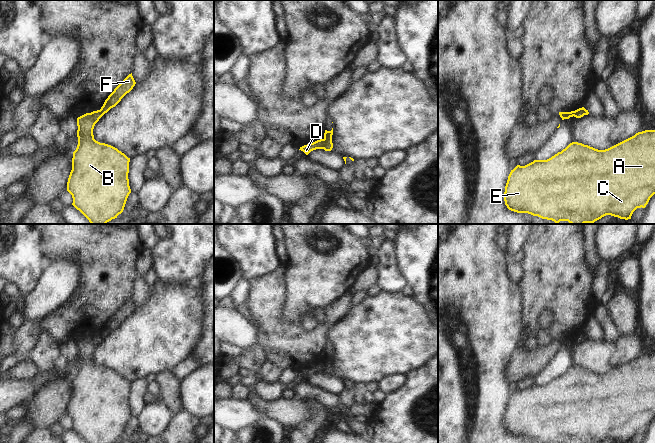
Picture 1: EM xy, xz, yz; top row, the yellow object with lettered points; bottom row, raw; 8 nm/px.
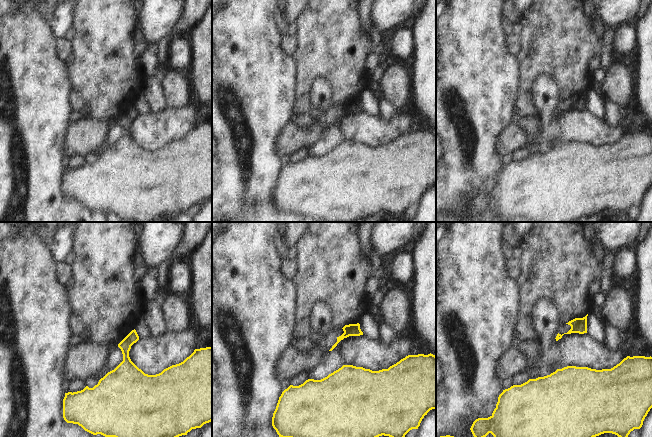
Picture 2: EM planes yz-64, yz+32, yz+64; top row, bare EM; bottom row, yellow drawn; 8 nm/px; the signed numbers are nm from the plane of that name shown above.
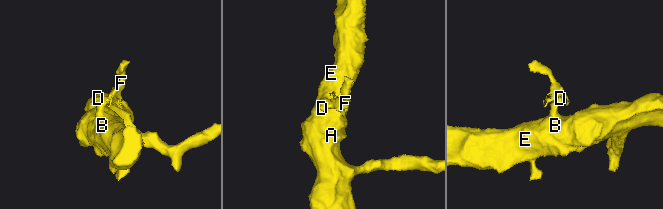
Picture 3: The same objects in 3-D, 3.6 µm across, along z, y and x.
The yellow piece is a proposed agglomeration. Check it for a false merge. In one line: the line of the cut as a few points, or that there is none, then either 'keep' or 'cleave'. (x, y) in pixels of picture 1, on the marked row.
cut in xz along (324, 139), (322, 148); cleave

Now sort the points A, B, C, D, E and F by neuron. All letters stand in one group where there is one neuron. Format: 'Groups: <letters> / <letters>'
Groups: A B C D E / F.

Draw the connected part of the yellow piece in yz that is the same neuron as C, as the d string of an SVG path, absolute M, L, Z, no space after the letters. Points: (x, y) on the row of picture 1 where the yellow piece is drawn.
M645 130L636 133L634 136L608 148L598 150L588 145L578 142L570 143L561 152L558 152L547 160L534 160L533 162L520 166L517 165L511 170L505 186L504 201L507 208L517 213L528 213L533 216L538 216L542 219L552 220L556 224L560 221L568 221L570 224L585 224L594 223L606 215L618 217L620 219L631 219L633 212L637 208L645 208L650 198L655 194L655 130Z

